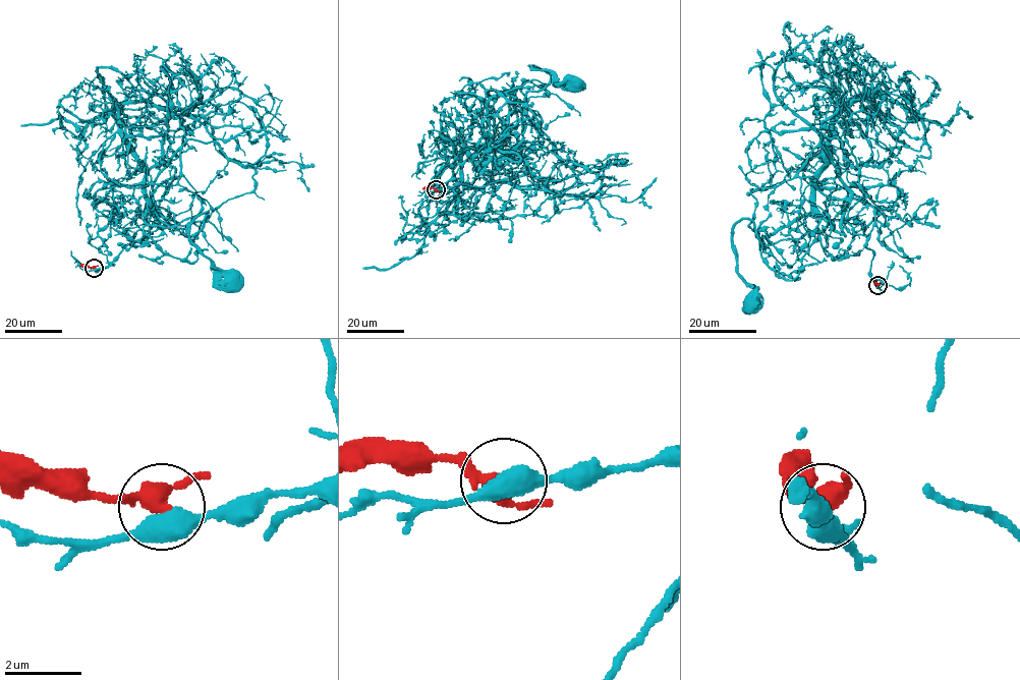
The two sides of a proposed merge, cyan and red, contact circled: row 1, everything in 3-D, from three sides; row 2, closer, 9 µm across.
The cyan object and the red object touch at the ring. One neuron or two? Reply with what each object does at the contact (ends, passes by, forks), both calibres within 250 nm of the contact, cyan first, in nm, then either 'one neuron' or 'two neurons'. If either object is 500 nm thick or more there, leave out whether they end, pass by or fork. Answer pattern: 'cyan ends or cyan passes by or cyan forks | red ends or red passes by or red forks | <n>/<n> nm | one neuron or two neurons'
500/400 nm | two neurons

